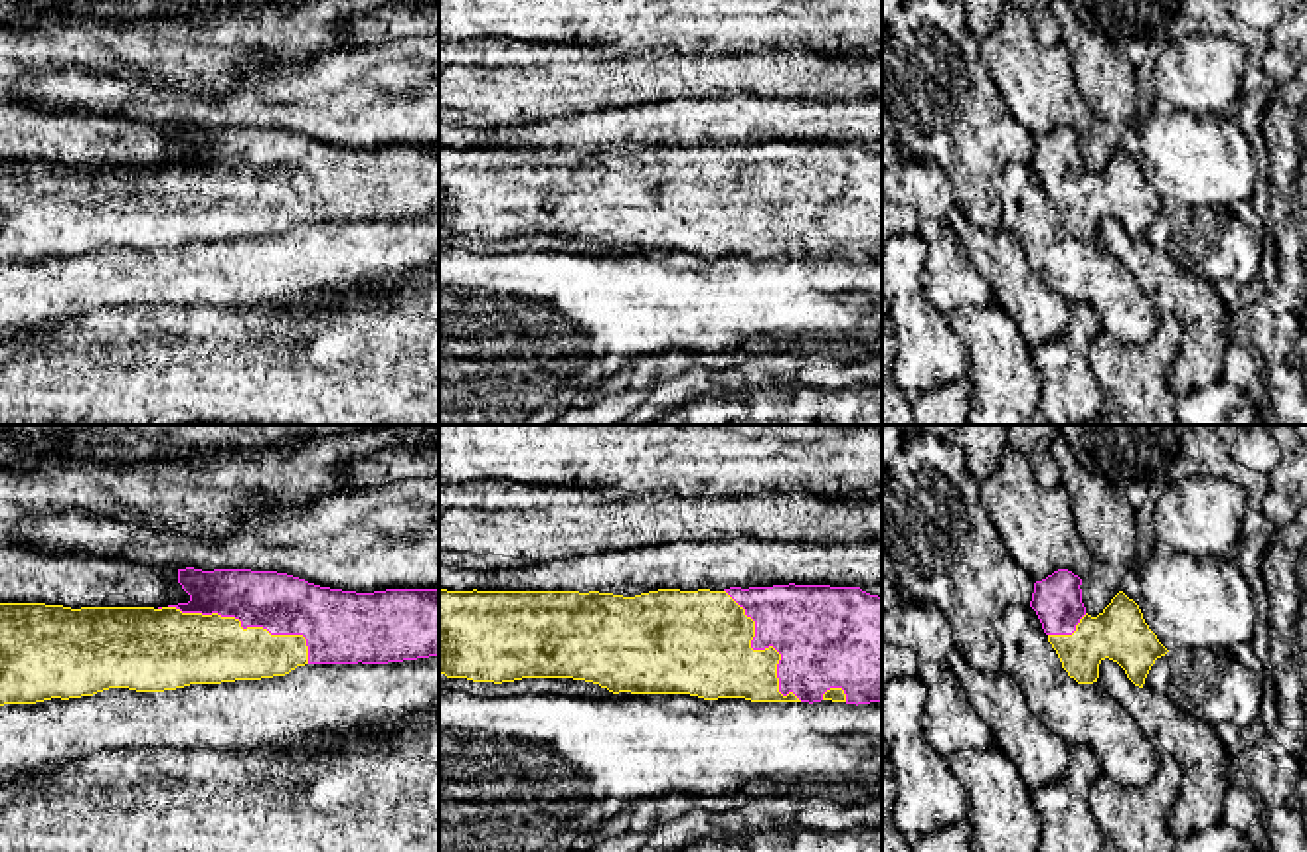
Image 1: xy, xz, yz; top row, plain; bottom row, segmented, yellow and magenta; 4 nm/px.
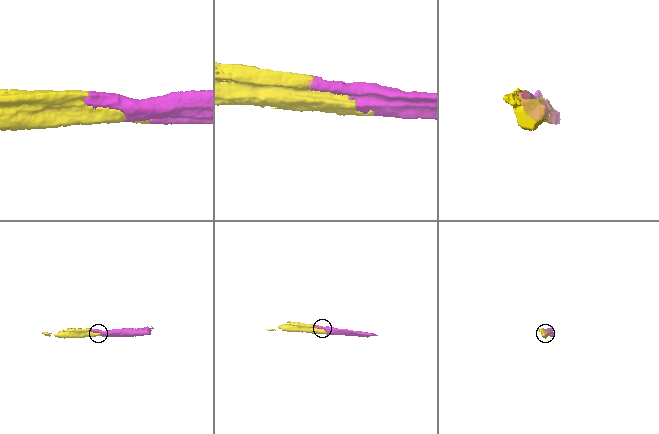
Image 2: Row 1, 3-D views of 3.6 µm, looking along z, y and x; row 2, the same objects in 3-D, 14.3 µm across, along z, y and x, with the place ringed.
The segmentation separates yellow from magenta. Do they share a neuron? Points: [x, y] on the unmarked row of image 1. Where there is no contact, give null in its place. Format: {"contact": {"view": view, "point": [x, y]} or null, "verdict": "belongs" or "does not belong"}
{"contact": {"view": "xy", "point": [248, 184]}, "verdict": "belongs"}

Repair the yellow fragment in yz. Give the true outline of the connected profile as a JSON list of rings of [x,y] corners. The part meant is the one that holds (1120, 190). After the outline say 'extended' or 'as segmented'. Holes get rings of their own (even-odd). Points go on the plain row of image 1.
[[[1058,127],[1034,140],[1030,158],[1062,225],[1078,241],[1093,241],[1099,235],[1099,221],[1109,215],[1143,245],[1155,217],[1169,208],[1145,180],[1139,162],[1123,148],[1091,174],[1082,160],[1080,142],[1078,132]]]; extended

